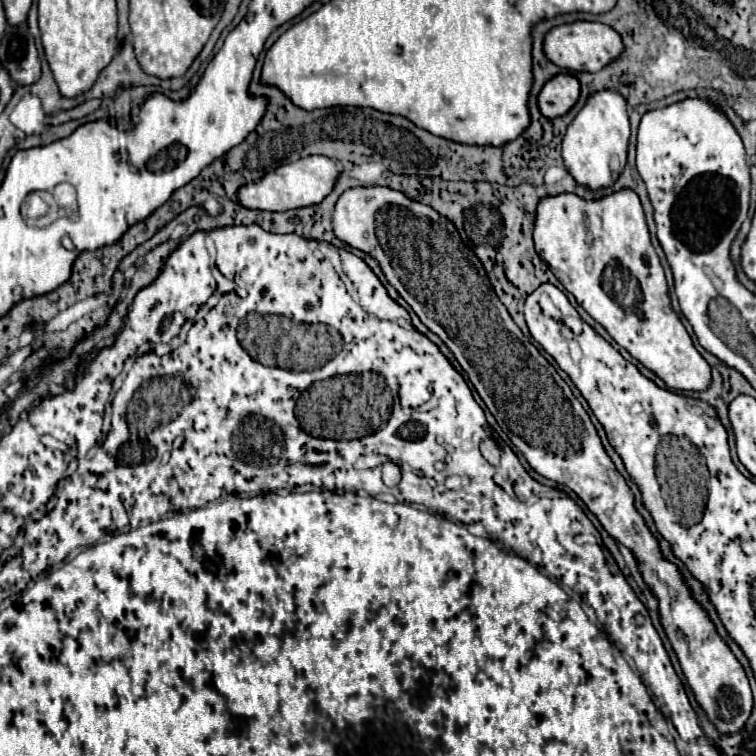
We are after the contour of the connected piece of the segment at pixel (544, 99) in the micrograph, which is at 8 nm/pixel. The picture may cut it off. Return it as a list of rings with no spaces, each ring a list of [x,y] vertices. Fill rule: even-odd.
[[[575,75],[553,77],[539,95],[541,113],[549,119],[563,117],[579,99],[579,81]]]

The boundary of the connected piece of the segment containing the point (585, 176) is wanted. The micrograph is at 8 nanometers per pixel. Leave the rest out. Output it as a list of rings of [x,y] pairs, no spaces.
[[[615,91],[593,93],[563,137],[563,165],[567,167],[569,175],[575,179],[577,185],[593,191],[611,187],[627,165],[629,135],[631,131],[625,99]]]

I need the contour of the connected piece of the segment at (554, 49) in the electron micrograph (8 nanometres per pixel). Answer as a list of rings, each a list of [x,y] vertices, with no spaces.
[[[575,21],[575,23],[565,23],[561,27],[555,27],[547,33],[545,43],[543,43],[545,55],[559,67],[569,69],[569,71],[587,71],[587,73],[597,73],[601,67],[609,65],[621,51],[625,51],[625,45],[621,43],[621,35],[613,31],[609,25],[603,23],[589,23],[589,21]]]

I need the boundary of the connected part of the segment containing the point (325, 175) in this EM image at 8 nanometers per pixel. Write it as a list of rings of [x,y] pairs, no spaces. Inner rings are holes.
[[[309,155],[295,163],[281,165],[279,169],[265,175],[261,181],[243,185],[237,193],[237,201],[247,209],[263,209],[263,211],[289,211],[299,207],[309,207],[321,203],[331,191],[339,177],[337,161],[325,155]]]

